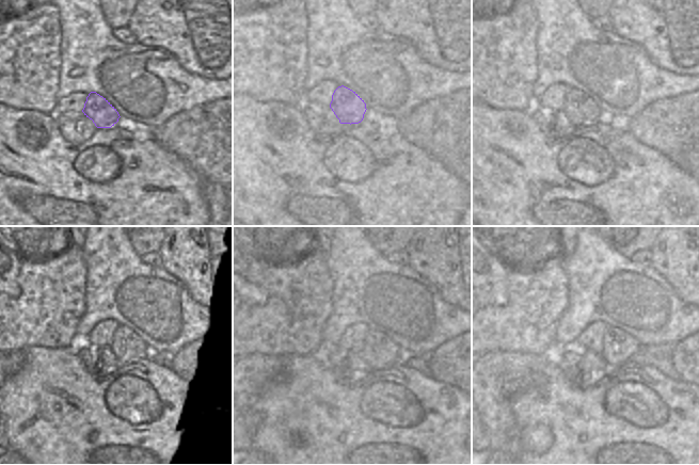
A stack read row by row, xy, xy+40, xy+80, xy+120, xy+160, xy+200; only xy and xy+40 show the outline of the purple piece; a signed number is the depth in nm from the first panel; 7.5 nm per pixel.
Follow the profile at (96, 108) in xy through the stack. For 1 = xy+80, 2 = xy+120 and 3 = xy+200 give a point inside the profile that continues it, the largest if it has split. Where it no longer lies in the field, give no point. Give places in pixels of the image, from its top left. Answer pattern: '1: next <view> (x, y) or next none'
1: next xy+80 (582, 109)
2: next xy+120 (129, 348)
3: next xy+200 (618, 347)

